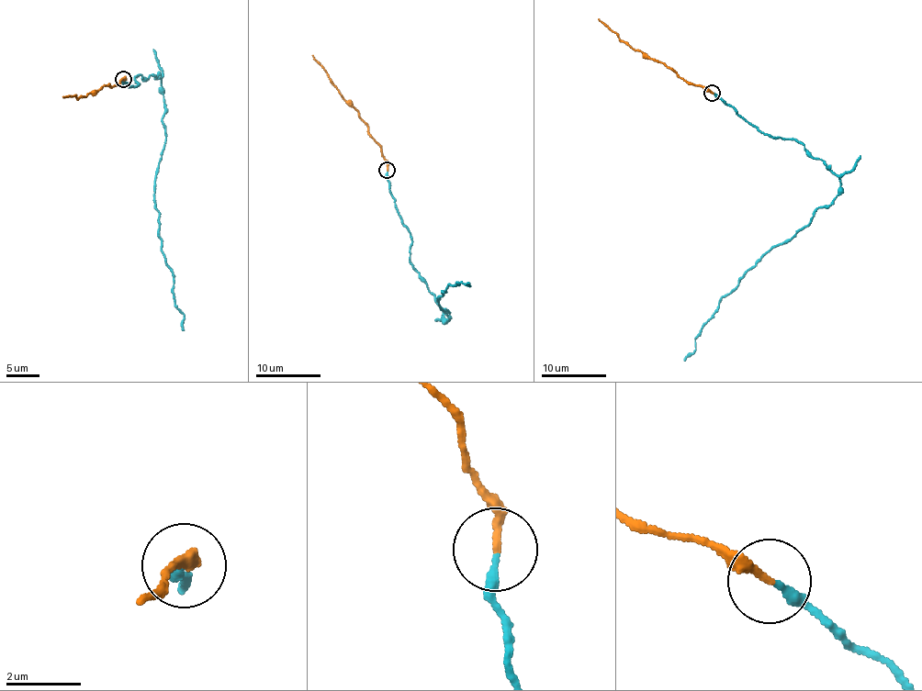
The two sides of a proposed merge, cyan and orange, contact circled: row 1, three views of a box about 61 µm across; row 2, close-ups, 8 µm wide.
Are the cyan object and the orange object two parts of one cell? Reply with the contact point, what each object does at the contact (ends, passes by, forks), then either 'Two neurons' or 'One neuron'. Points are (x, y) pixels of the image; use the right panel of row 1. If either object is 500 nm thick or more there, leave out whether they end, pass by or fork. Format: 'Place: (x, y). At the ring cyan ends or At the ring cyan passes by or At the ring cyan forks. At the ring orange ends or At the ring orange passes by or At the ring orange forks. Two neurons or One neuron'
Place: (712, 93). At the ring cyan ends. At the ring orange ends. One neuron

